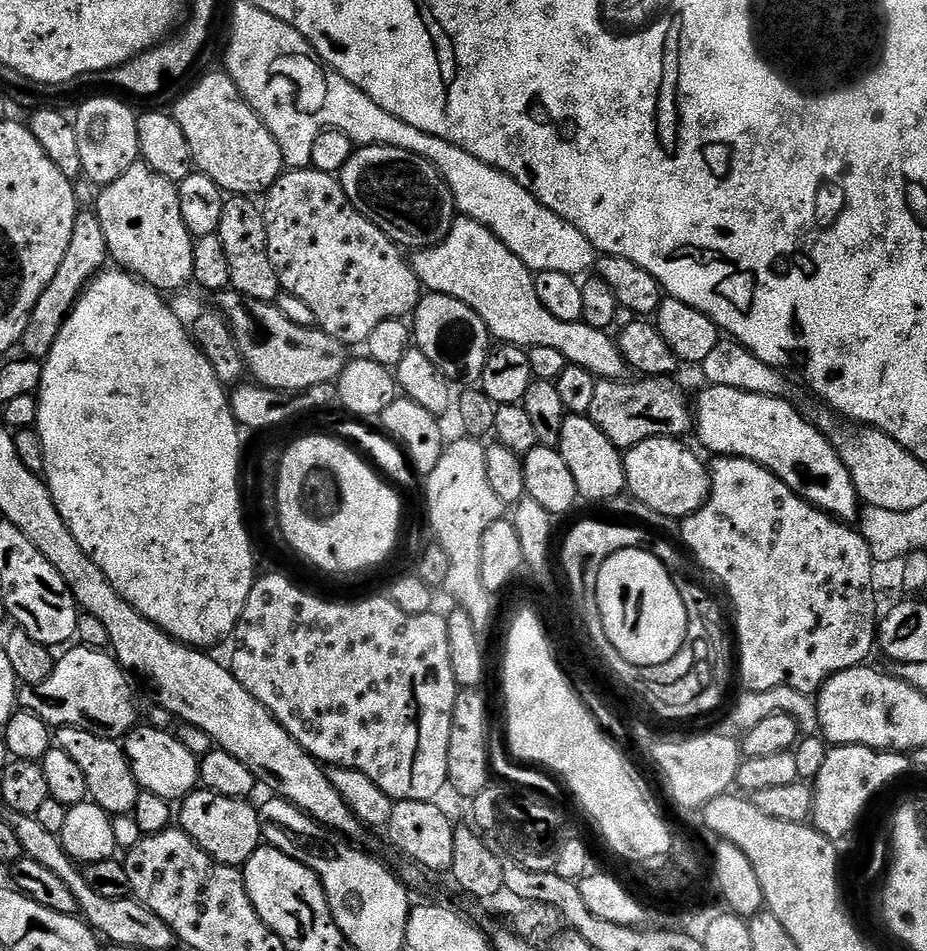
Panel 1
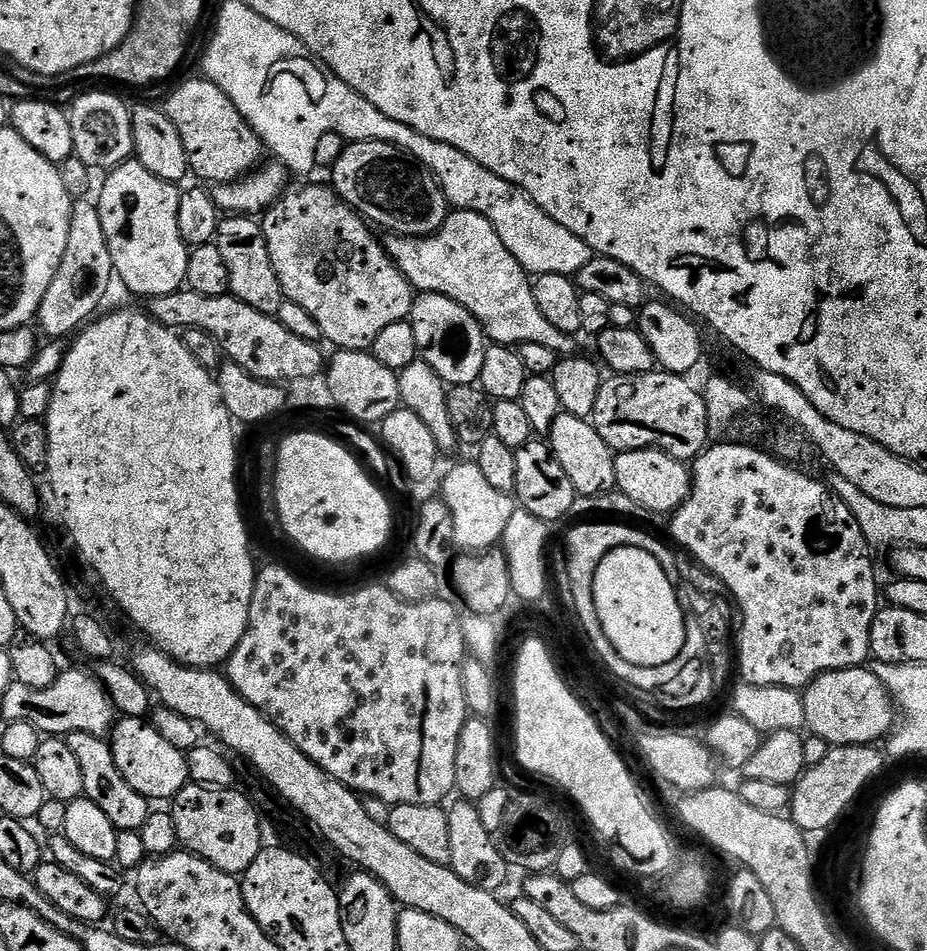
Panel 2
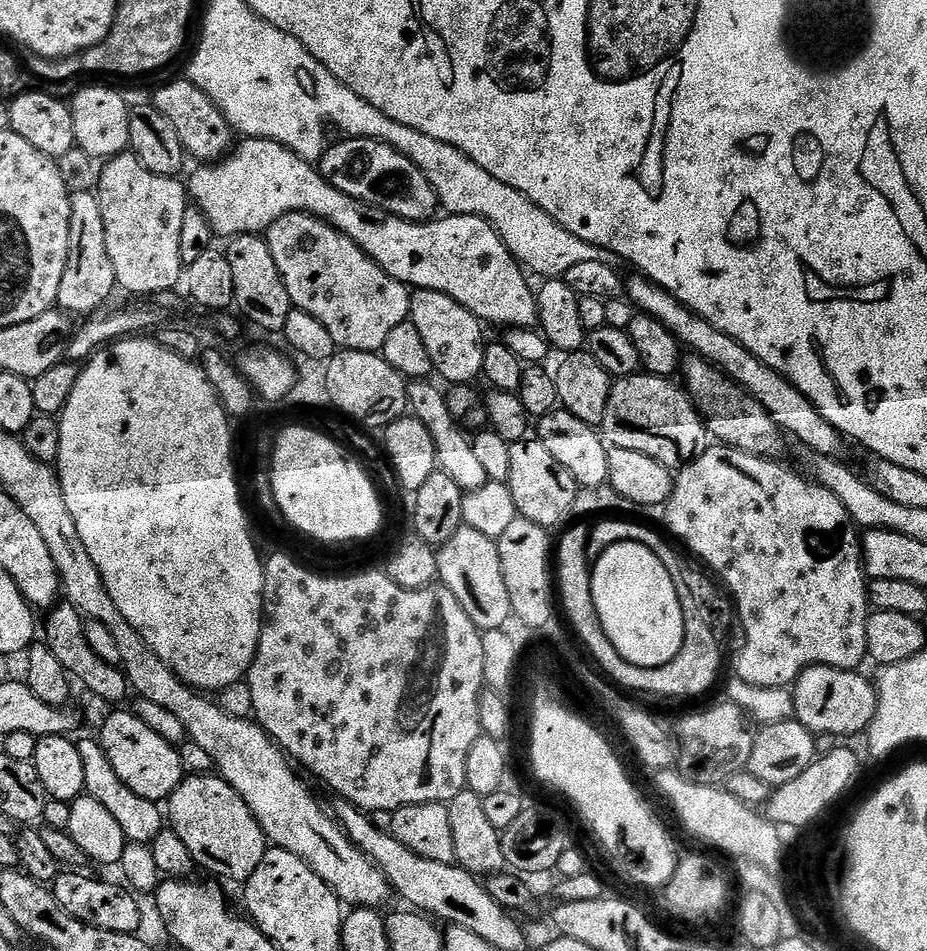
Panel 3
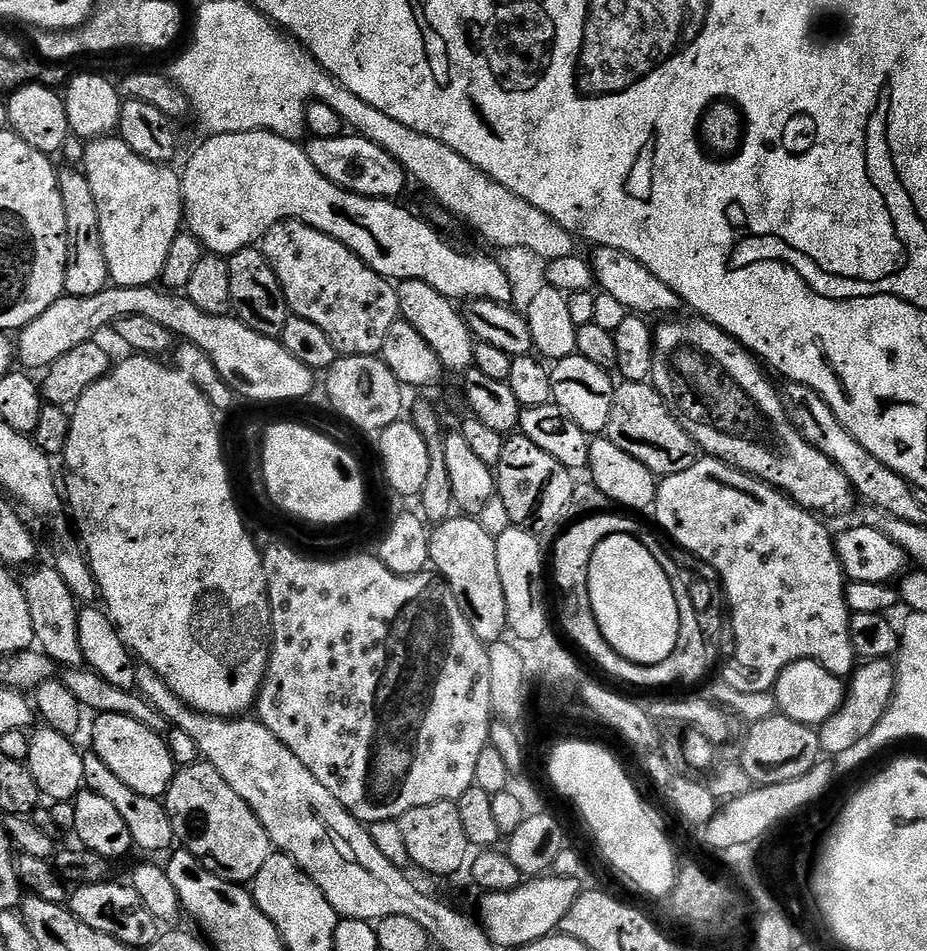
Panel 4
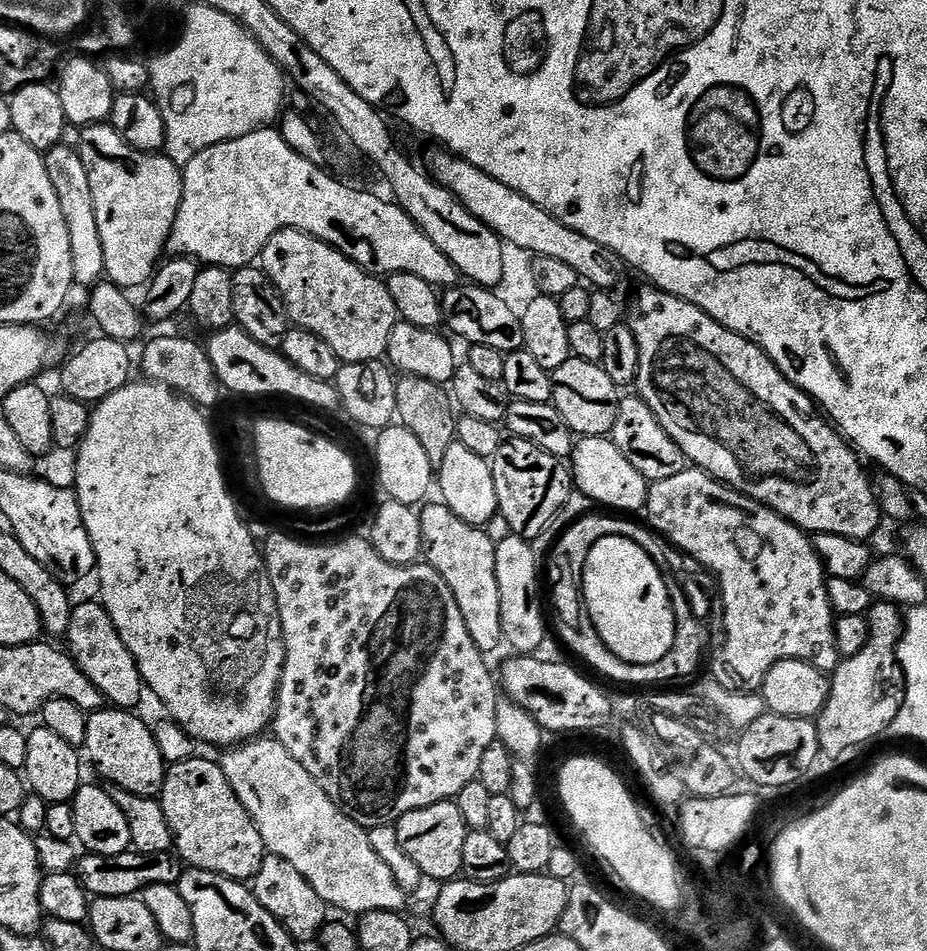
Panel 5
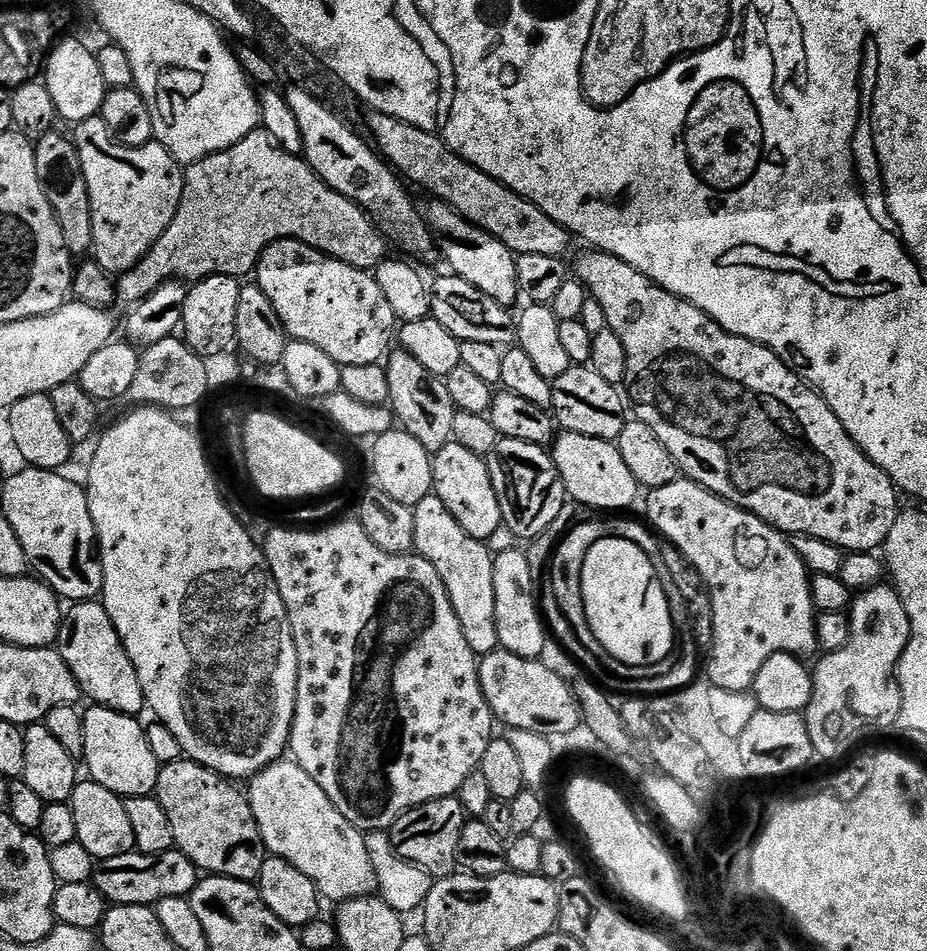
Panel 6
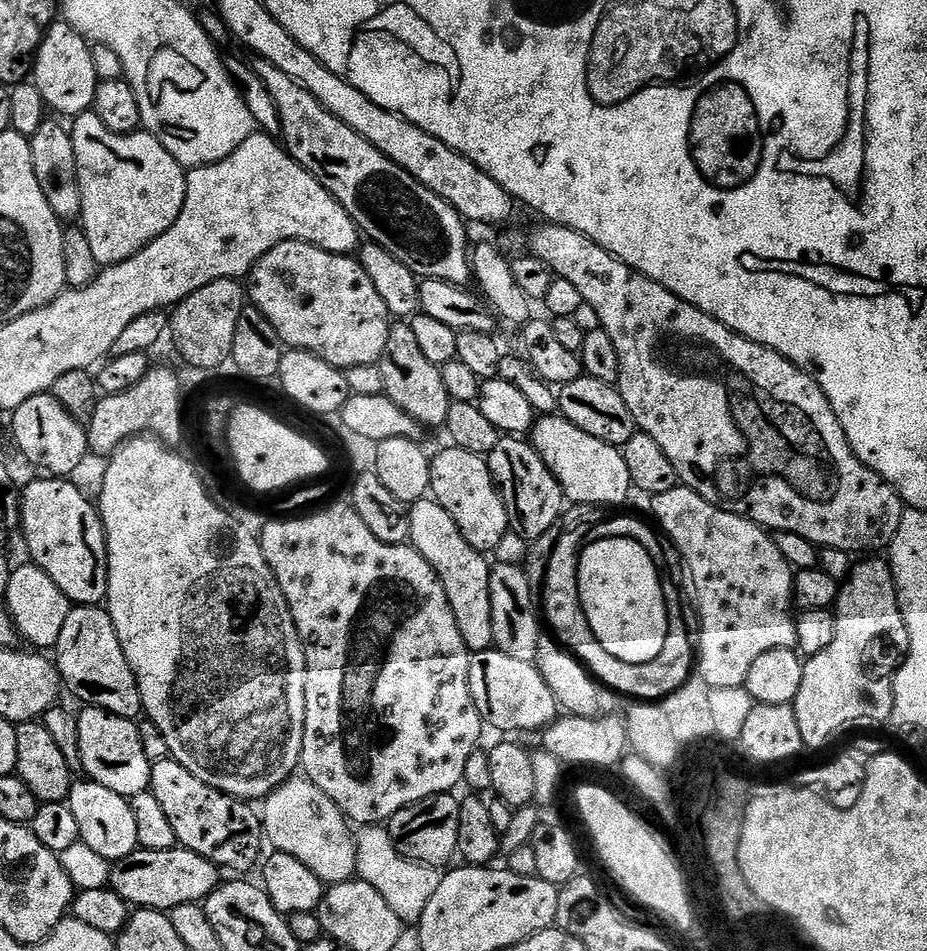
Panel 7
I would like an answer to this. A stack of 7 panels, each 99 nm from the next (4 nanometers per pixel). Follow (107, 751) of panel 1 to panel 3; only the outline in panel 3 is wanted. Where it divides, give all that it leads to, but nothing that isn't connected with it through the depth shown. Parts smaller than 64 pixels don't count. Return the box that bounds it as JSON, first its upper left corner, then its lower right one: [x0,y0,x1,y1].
[78,739,166,846]

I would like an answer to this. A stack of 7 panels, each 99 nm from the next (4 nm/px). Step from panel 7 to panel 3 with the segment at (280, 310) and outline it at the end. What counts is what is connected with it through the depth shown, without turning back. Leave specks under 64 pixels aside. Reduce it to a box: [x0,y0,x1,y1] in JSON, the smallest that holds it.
[266,212,412,353]

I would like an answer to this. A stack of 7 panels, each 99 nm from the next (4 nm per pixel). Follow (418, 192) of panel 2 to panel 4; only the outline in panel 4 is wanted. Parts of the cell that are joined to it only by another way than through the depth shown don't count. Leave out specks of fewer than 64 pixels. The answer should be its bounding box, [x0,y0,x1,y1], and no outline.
[306,134,406,201]

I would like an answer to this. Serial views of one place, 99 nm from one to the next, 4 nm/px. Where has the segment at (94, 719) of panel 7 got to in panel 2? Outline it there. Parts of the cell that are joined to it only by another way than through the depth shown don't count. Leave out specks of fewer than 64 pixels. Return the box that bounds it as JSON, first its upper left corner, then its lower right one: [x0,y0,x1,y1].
[110,716,190,802]

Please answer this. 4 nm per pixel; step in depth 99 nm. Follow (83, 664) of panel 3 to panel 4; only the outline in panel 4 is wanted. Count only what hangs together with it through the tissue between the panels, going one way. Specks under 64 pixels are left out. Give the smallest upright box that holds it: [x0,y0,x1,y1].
[22,566,84,670]

